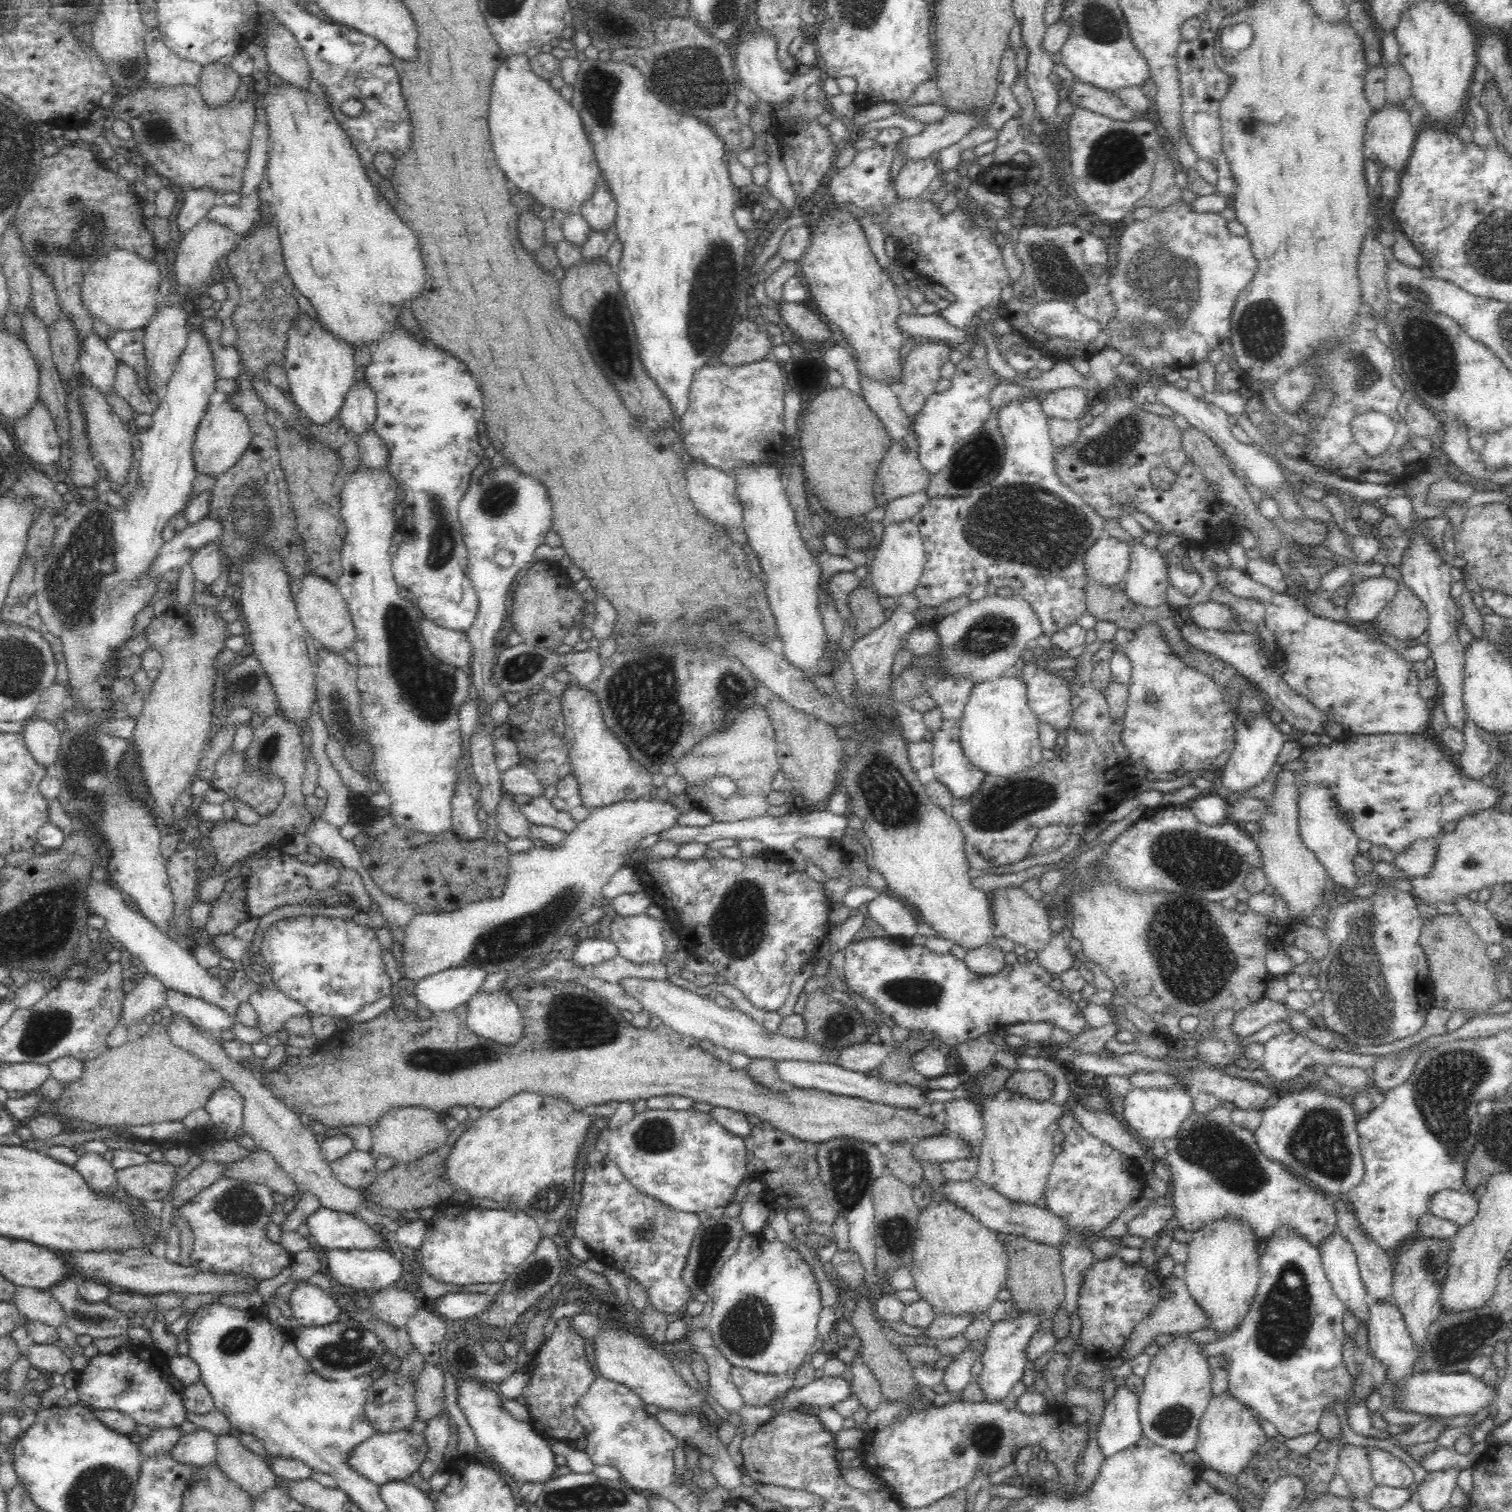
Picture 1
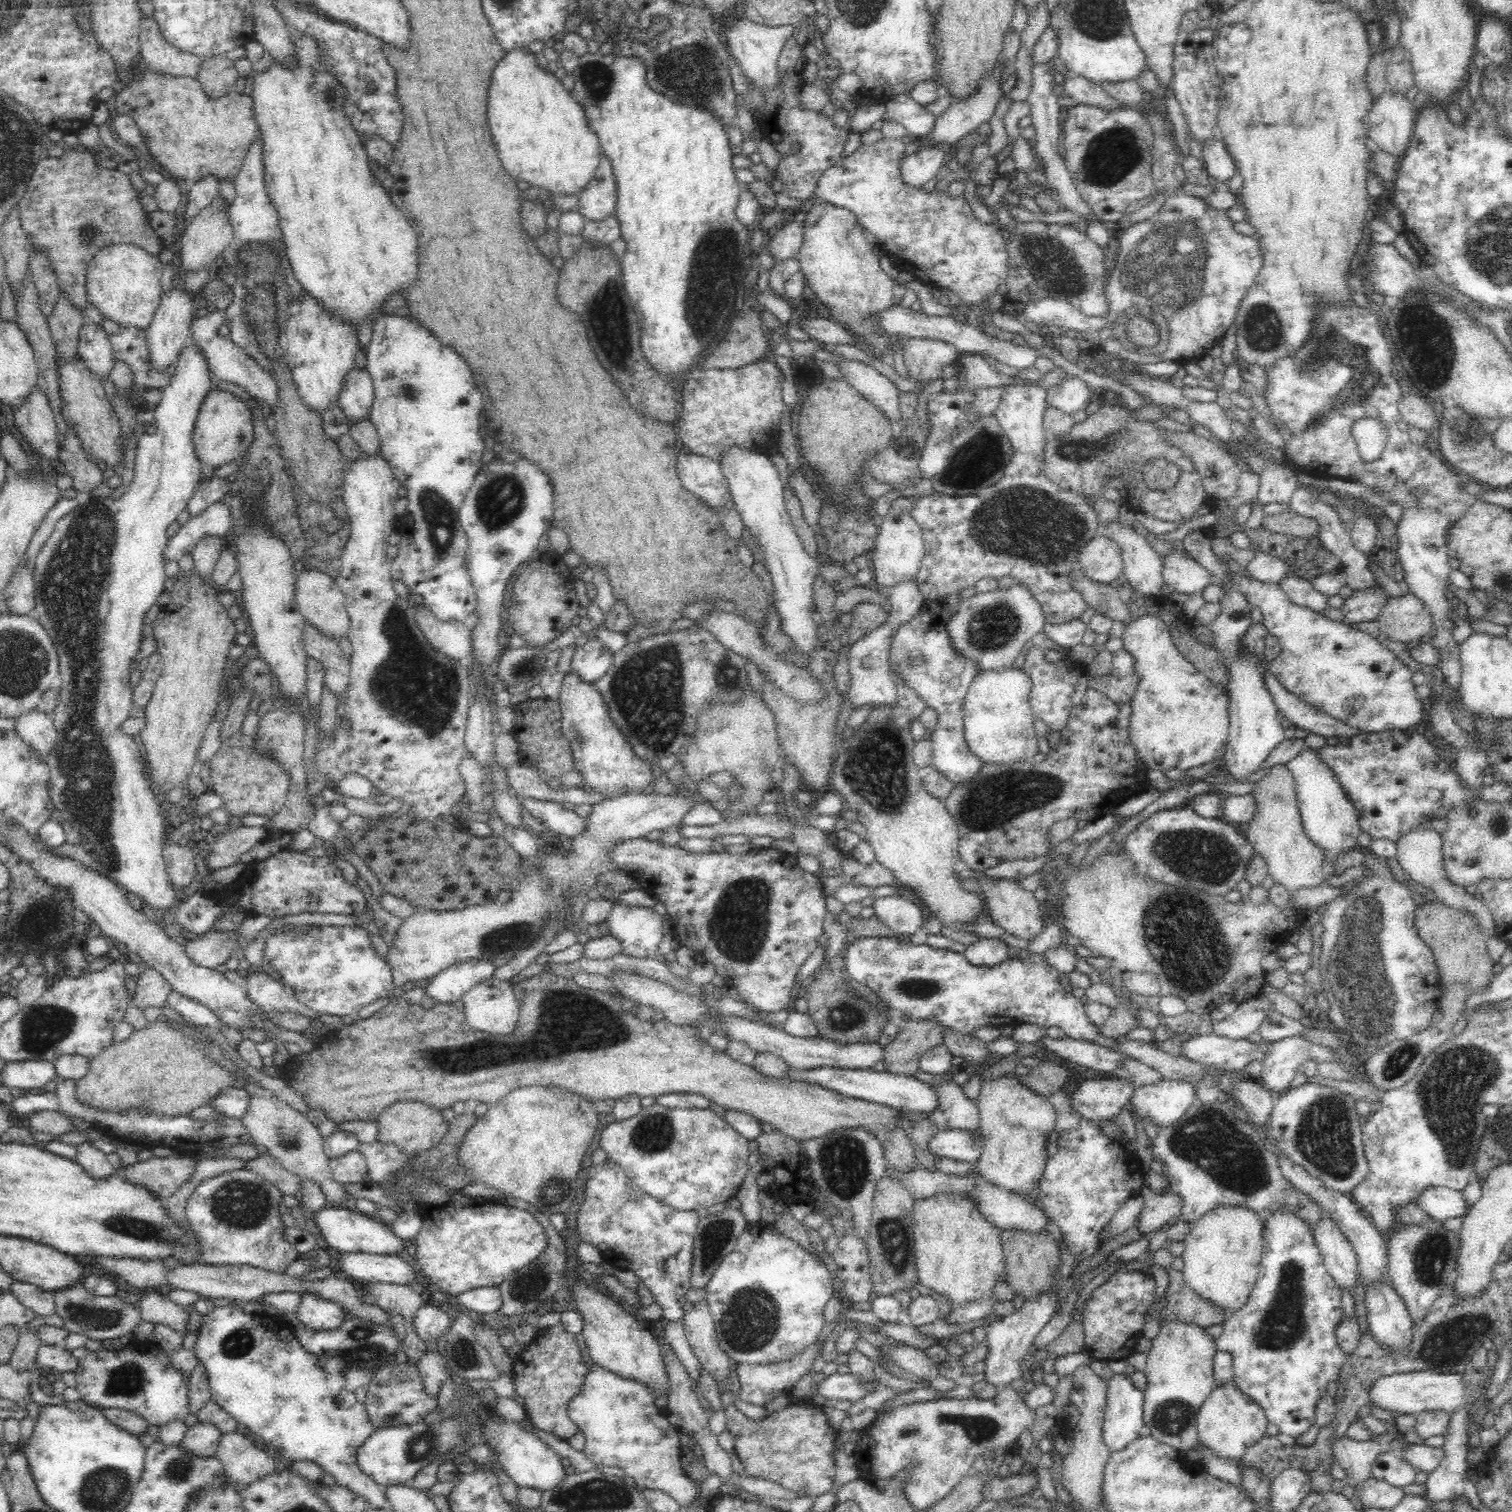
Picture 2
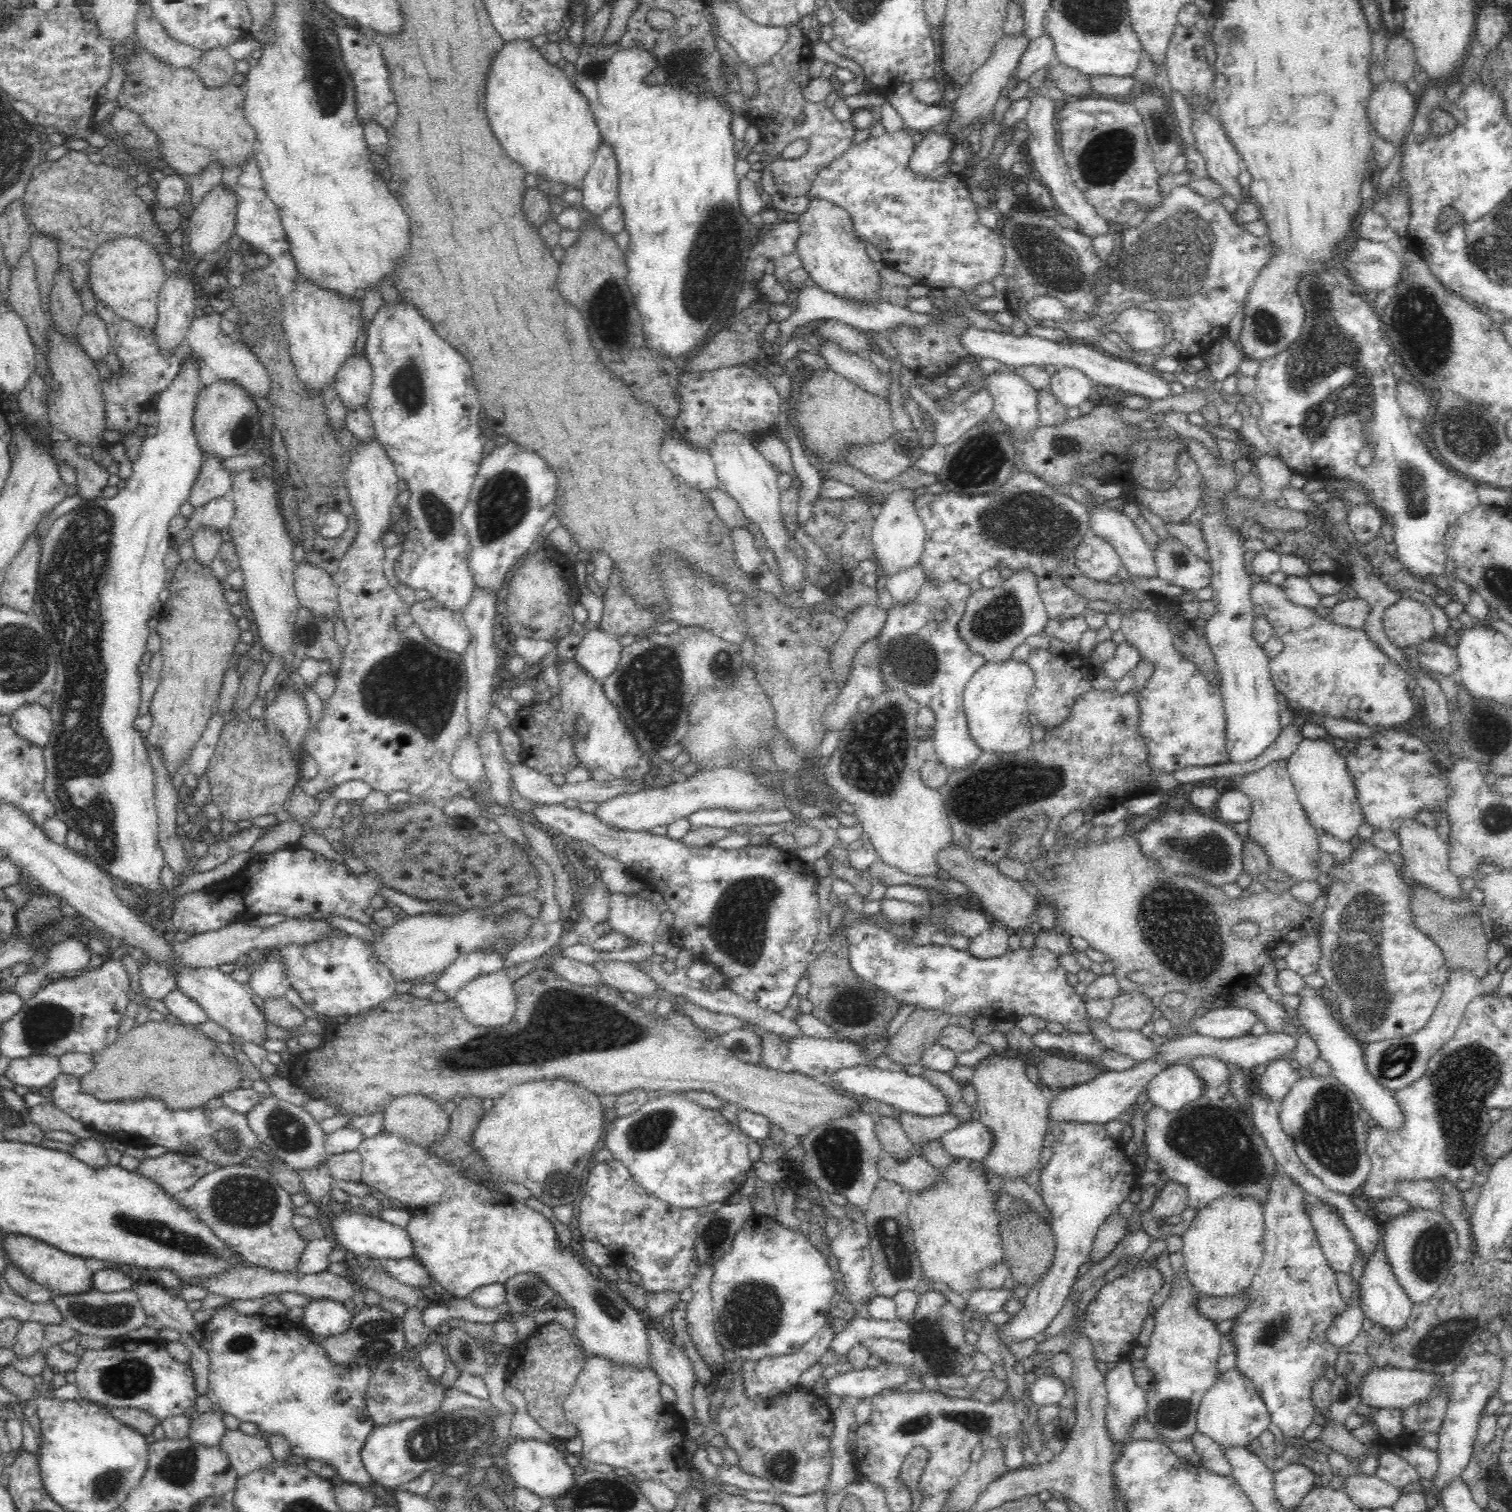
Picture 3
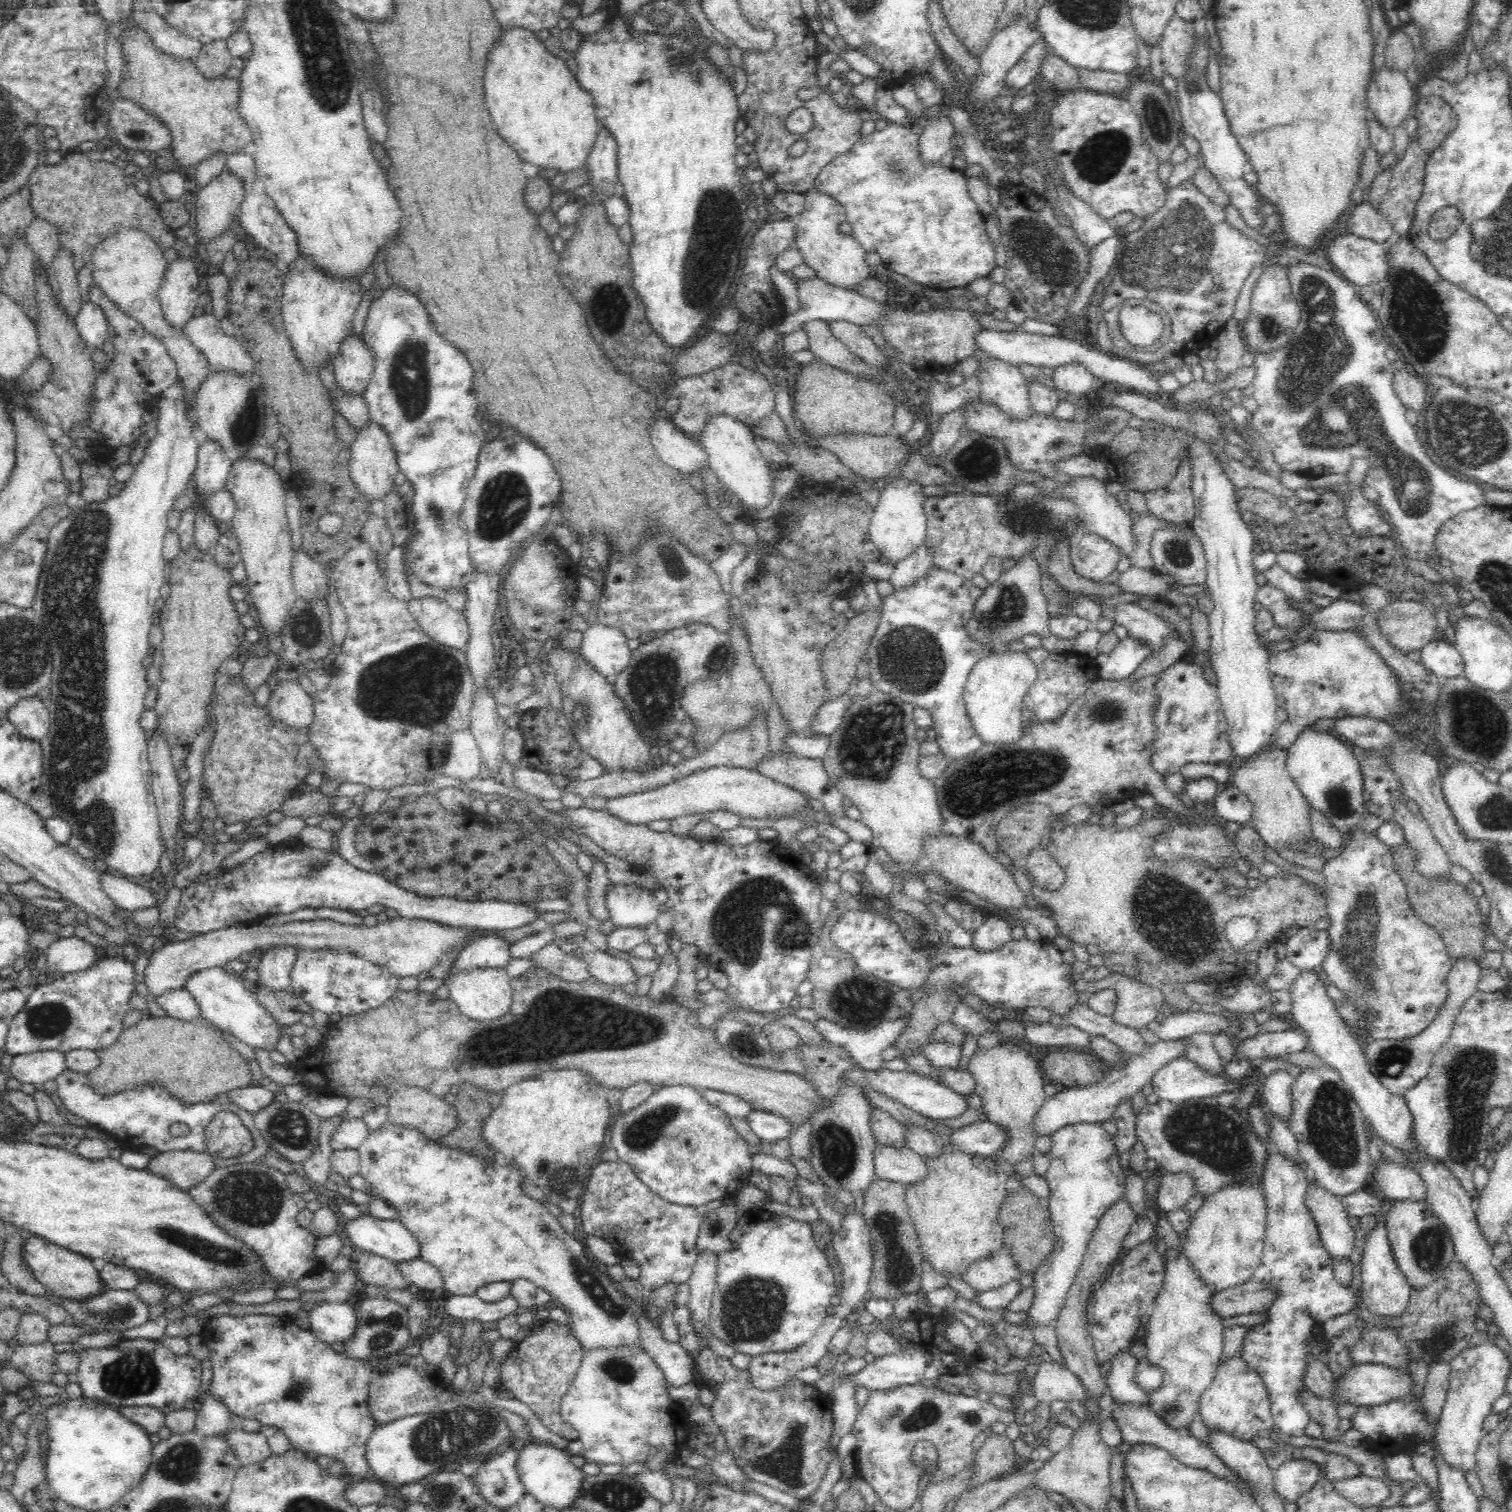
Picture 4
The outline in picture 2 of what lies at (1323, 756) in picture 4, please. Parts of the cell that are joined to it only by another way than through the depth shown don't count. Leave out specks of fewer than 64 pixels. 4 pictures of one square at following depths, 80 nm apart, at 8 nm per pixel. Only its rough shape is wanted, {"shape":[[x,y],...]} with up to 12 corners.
{"shape":[[1316,750],[1285,765],[1304,835],[1336,864],[1358,847],[1356,807]]}

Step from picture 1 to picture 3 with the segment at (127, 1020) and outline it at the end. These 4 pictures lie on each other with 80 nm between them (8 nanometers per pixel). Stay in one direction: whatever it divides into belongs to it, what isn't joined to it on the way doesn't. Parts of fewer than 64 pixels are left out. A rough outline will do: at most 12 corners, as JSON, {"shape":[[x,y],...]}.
{"shape":[[163,964],[140,969],[139,988],[146,1000],[163,1001],[177,989]]}

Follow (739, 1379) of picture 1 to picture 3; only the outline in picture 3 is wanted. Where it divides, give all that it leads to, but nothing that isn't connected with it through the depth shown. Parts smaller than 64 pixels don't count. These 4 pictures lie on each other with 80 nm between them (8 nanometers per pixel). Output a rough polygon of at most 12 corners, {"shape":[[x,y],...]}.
{"shape":[[829,1321],[794,1354],[748,1360],[739,1373],[749,1400],[798,1386],[837,1329]]}

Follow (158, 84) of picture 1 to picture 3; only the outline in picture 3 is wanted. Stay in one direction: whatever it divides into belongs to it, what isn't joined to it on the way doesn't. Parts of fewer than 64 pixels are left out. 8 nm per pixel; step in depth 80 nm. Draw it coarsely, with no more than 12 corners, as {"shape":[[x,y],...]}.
{"shape":[[149,3],[138,5],[142,49],[173,68],[198,71],[202,52],[178,43],[156,20]]}

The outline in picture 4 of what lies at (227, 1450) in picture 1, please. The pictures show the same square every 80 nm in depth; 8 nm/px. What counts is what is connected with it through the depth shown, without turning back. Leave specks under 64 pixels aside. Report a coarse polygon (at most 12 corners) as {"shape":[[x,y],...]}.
{"shape":[[232,1427],[225,1437],[240,1467],[271,1455],[266,1436]]}

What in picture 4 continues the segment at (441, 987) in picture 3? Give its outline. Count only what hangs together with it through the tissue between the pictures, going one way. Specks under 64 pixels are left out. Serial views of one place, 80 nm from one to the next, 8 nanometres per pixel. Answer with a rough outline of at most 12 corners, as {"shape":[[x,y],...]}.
{"shape":[[494,934],[461,950],[443,979],[472,970],[504,969],[510,946]]}

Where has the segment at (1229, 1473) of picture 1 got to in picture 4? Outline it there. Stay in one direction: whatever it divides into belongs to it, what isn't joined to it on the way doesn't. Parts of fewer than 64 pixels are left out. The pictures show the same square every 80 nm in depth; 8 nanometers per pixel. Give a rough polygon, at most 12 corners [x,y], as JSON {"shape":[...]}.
{"shape":[[1239,1352],[1202,1394],[1207,1430],[1250,1442],[1275,1424]]}

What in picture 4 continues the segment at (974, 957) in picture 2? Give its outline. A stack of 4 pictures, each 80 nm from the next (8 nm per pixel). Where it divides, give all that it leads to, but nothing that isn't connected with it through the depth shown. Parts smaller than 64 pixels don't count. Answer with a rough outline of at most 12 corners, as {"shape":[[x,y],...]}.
{"shape":[[987,913],[973,934],[979,952],[994,952],[1011,942],[1013,923]]}

